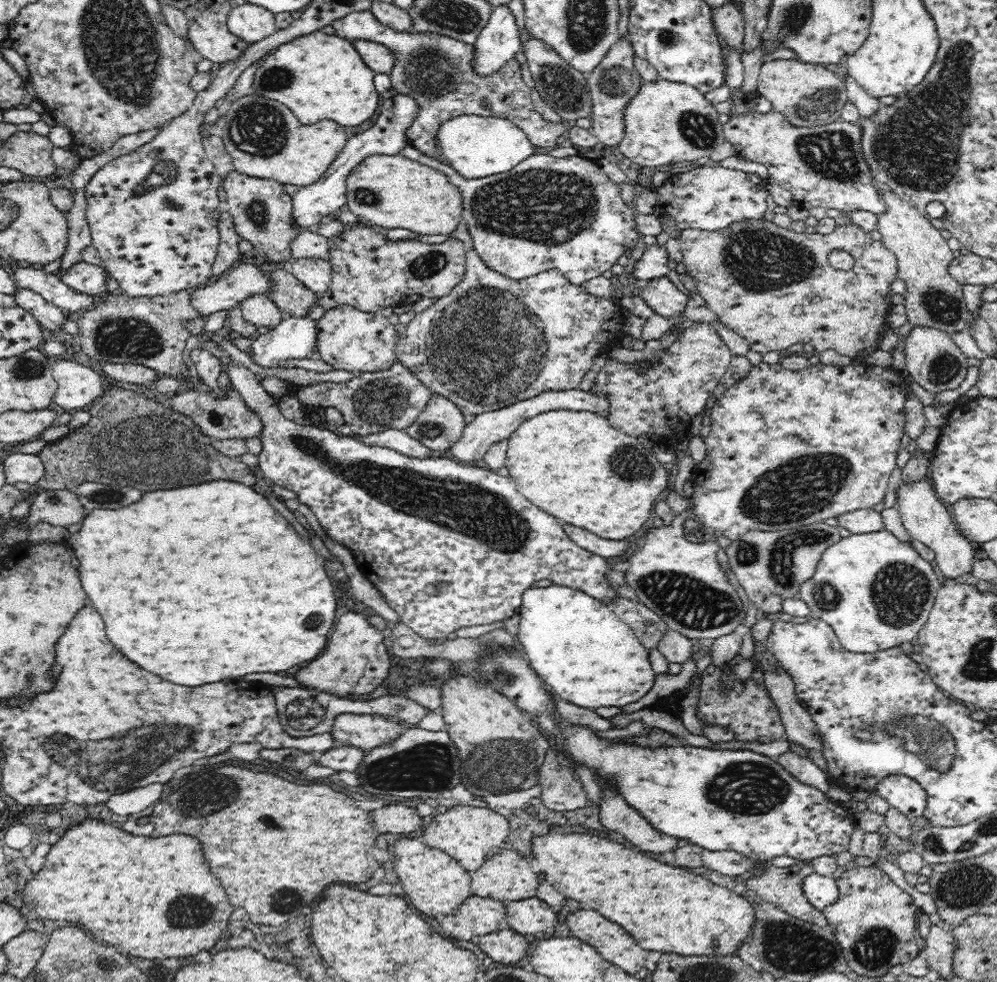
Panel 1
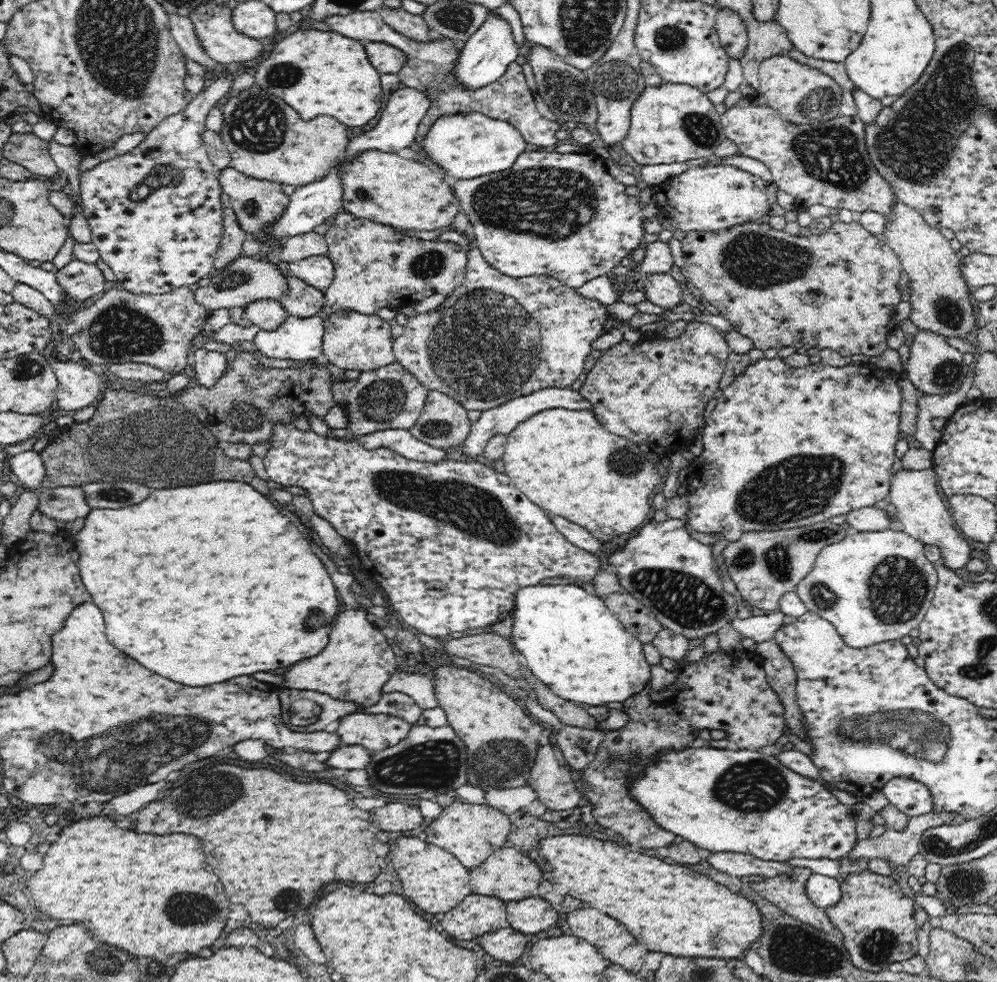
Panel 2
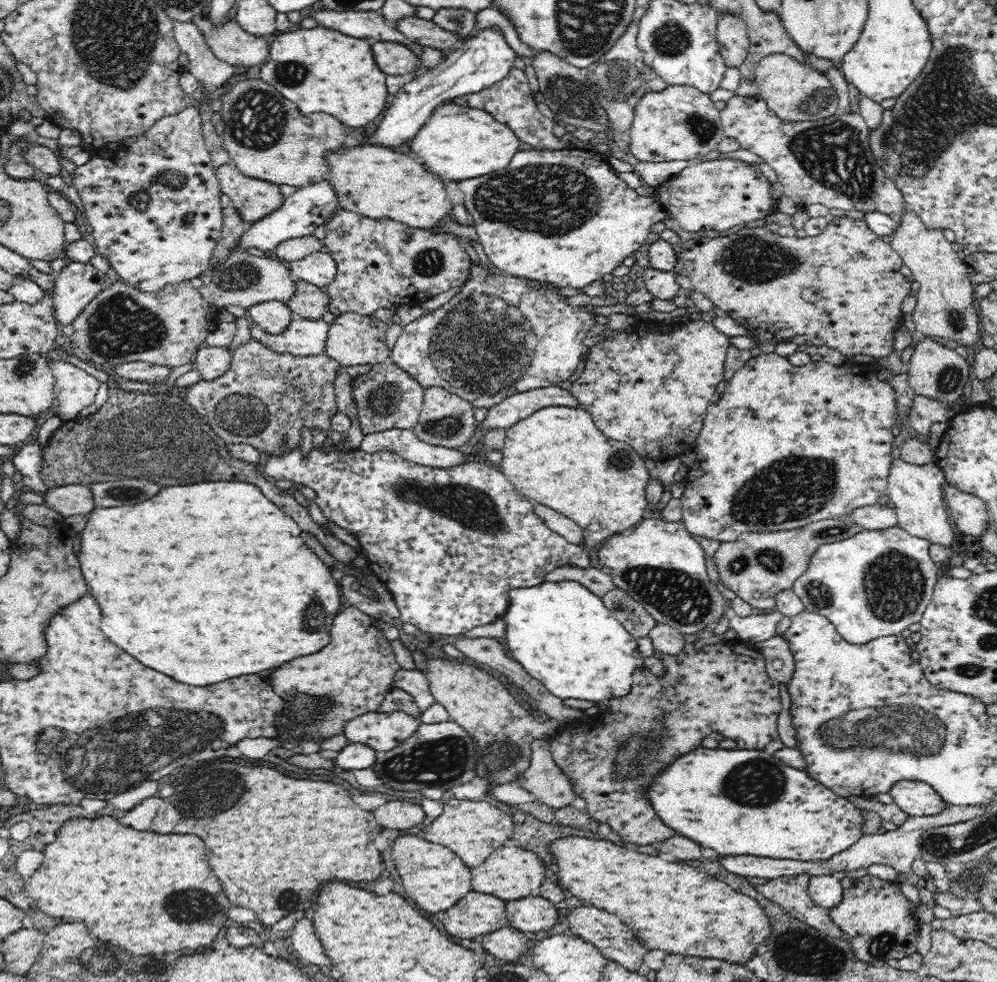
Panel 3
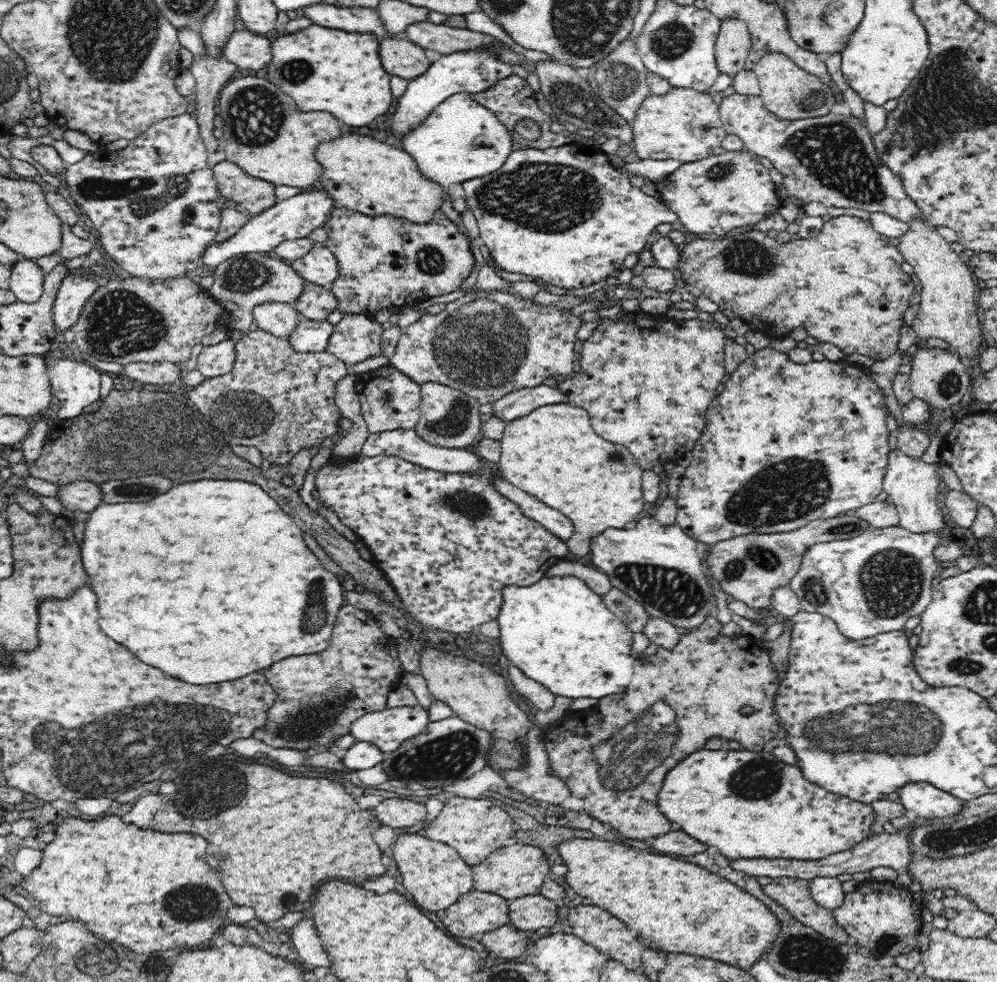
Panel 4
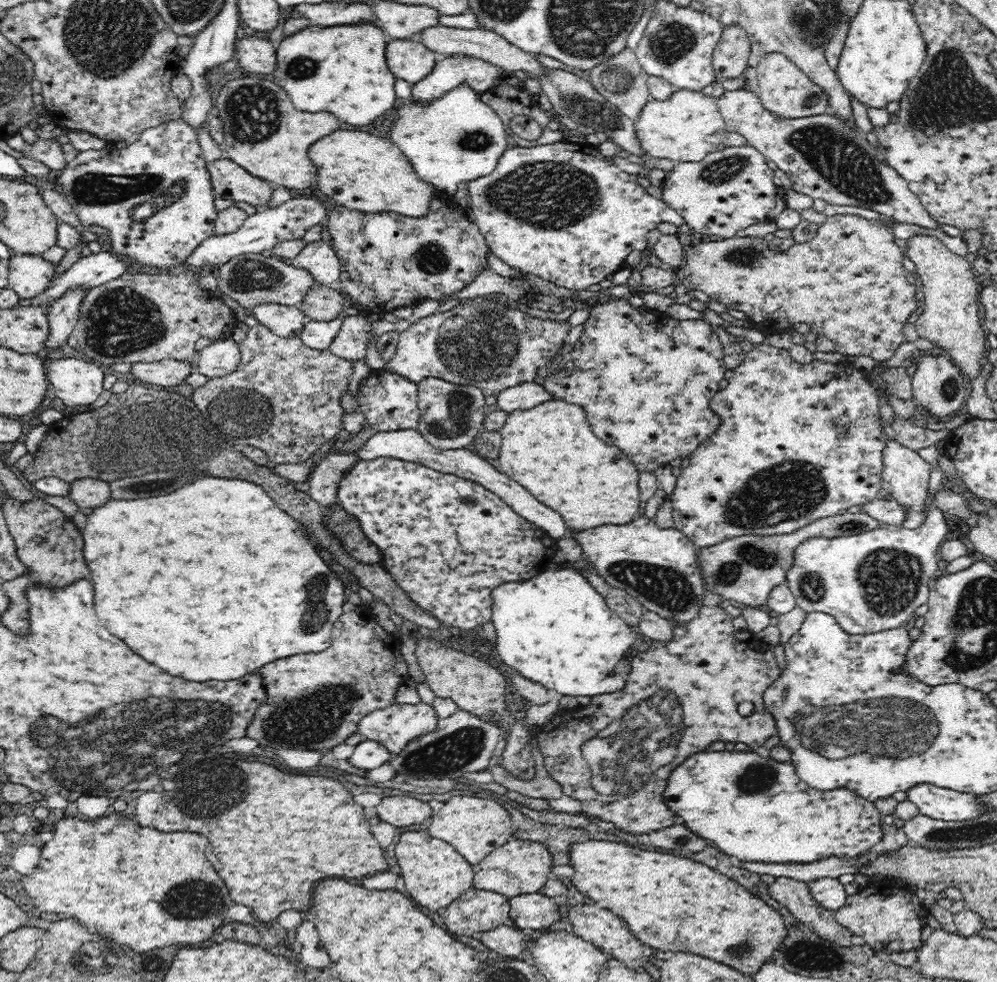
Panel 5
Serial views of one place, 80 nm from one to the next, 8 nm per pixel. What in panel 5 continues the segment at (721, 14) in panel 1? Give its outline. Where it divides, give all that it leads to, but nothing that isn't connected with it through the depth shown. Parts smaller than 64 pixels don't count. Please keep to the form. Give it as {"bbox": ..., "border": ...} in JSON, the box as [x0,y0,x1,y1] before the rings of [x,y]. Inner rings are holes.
{"bbox":[713,25,751,79],"border":[[[740,25],[723,27],[713,52],[713,67],[717,79],[736,78],[746,70],[751,57],[751,40]]]}

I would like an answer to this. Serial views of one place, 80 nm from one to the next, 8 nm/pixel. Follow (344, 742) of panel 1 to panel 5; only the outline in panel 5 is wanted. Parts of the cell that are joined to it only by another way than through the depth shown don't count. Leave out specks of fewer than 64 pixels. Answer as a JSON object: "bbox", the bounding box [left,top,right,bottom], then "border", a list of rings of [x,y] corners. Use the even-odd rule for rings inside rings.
{"bbox":[356,703,438,755],"border":[[[426,703],[418,704],[394,704],[385,709],[375,710],[370,714],[366,714],[358,726],[356,732],[360,733],[365,739],[376,741],[386,747],[392,755],[398,754],[410,740],[424,736],[434,732],[438,717],[432,705]]]}

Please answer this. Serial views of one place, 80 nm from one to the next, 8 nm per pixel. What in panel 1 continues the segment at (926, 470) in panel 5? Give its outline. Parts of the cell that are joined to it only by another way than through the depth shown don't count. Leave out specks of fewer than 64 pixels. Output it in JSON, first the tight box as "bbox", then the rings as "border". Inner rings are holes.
{"bbox":[896,478,976,580],"border":[[[929,478],[916,481],[911,485],[901,484],[898,490],[896,506],[901,514],[903,525],[914,539],[934,551],[937,567],[942,571],[945,580],[956,579],[963,574],[970,574],[976,559],[975,550],[961,531],[956,529],[952,515],[946,505],[937,497]]]}

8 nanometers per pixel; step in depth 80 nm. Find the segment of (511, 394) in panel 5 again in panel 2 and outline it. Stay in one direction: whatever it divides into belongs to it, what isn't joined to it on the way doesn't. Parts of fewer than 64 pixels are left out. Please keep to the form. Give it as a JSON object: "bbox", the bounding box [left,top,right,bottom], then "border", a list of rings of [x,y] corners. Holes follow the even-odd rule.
{"bbox":[454,388,593,459],"border":[[[548,388],[544,390],[538,390],[534,394],[524,396],[522,398],[514,398],[514,400],[501,404],[500,406],[491,408],[490,410],[482,411],[480,418],[470,426],[470,433],[466,436],[466,440],[459,445],[458,448],[454,449],[454,454],[458,459],[471,459],[476,458],[484,452],[488,441],[496,435],[510,434],[516,430],[516,428],[522,423],[534,416],[539,414],[543,410],[563,408],[568,410],[593,410],[593,404],[590,400],[584,399],[580,392],[575,392],[570,388]]]}

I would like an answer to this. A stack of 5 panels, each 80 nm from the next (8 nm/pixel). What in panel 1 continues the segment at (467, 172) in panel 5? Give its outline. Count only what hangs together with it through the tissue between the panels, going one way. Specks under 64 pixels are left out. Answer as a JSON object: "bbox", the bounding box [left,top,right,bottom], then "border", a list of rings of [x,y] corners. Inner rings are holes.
{"bbox":[437,114,536,178],"border":[[[463,114],[452,117],[439,128],[437,139],[444,160],[466,178],[484,178],[508,172],[536,154],[536,146],[522,129],[509,120],[493,116]]]}

